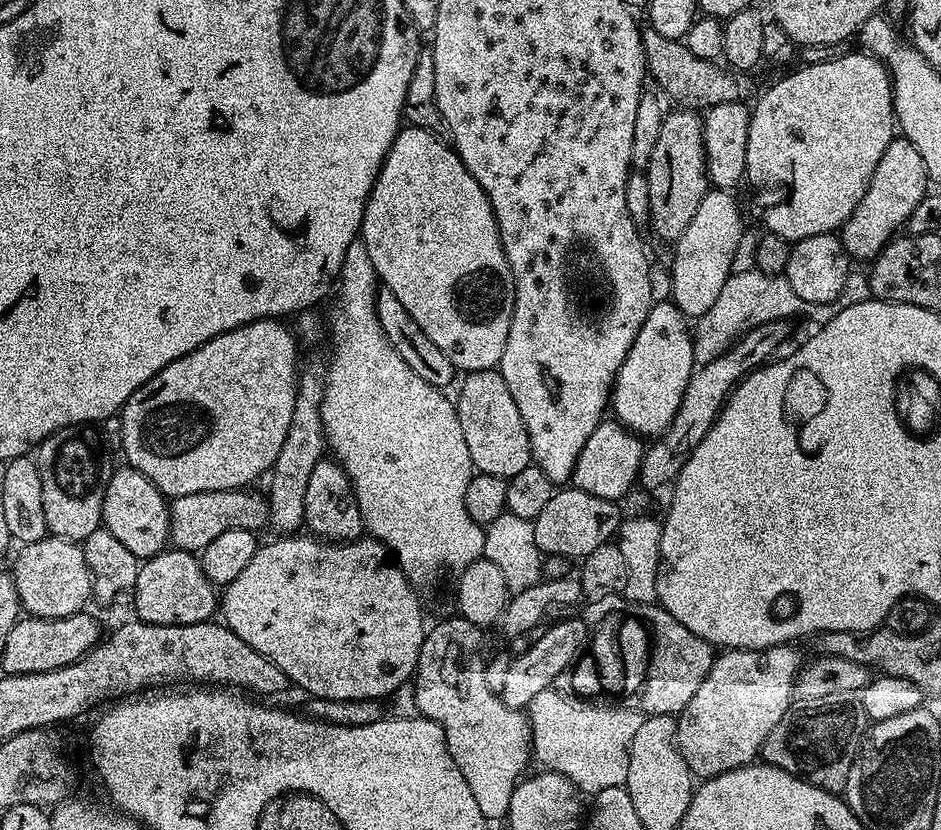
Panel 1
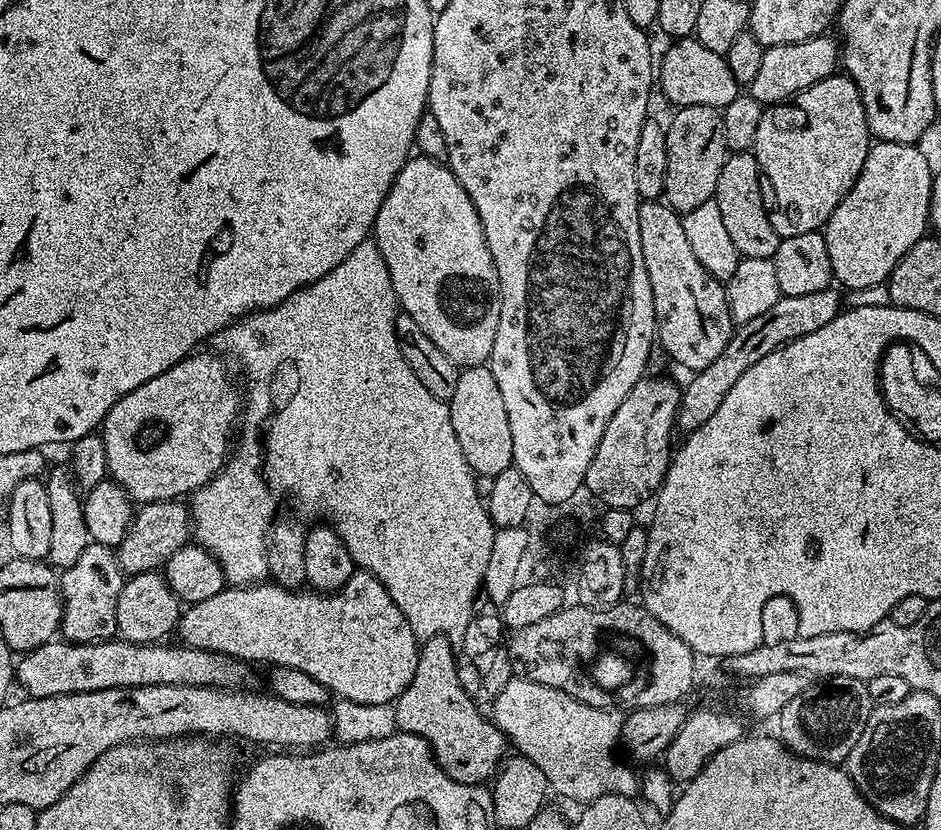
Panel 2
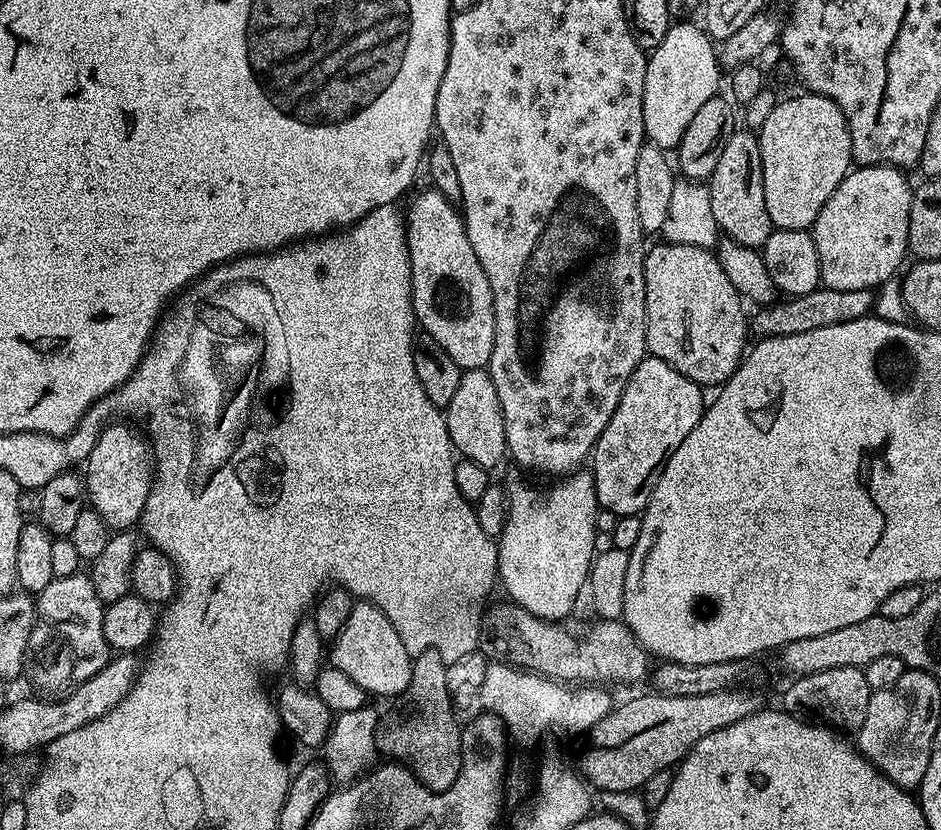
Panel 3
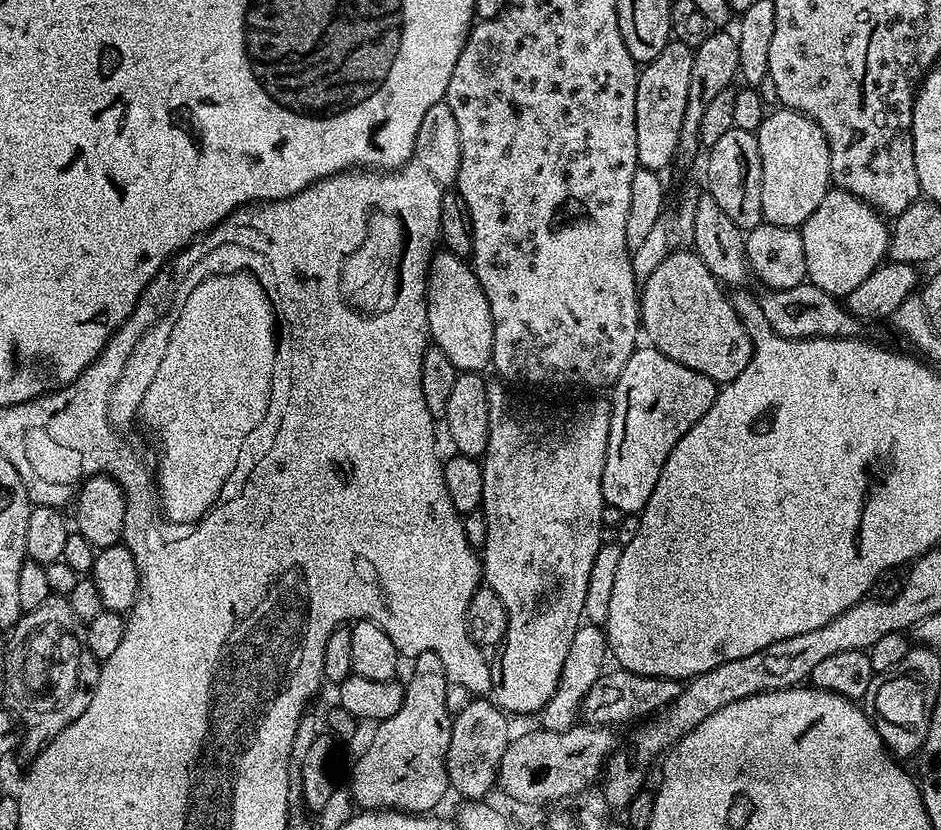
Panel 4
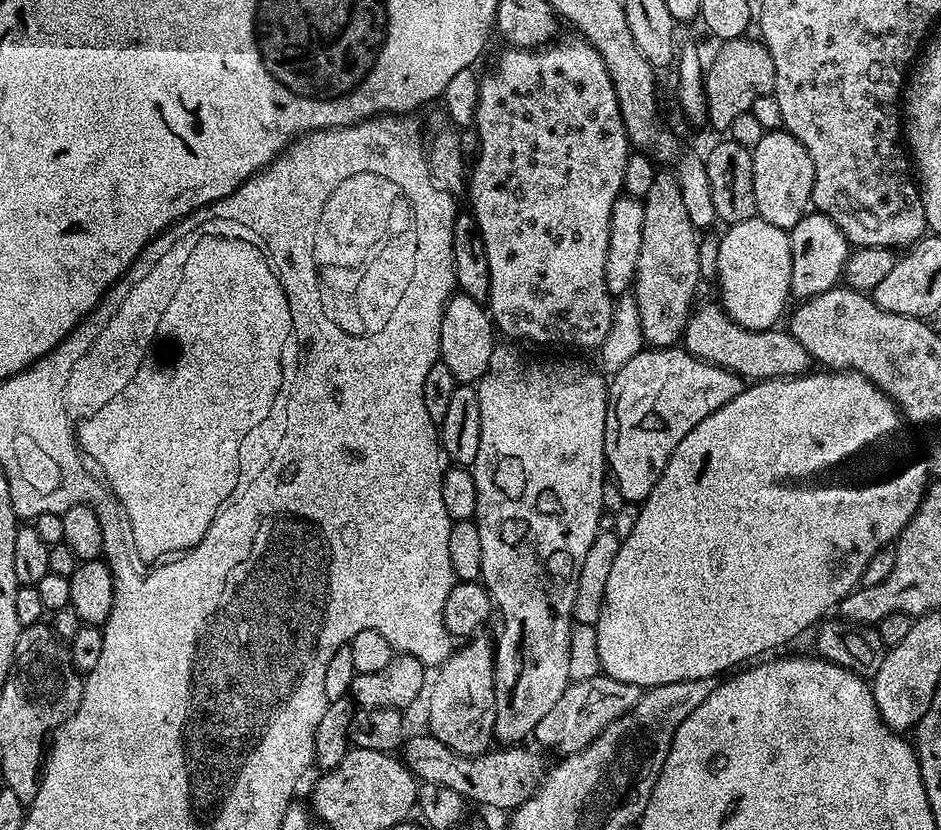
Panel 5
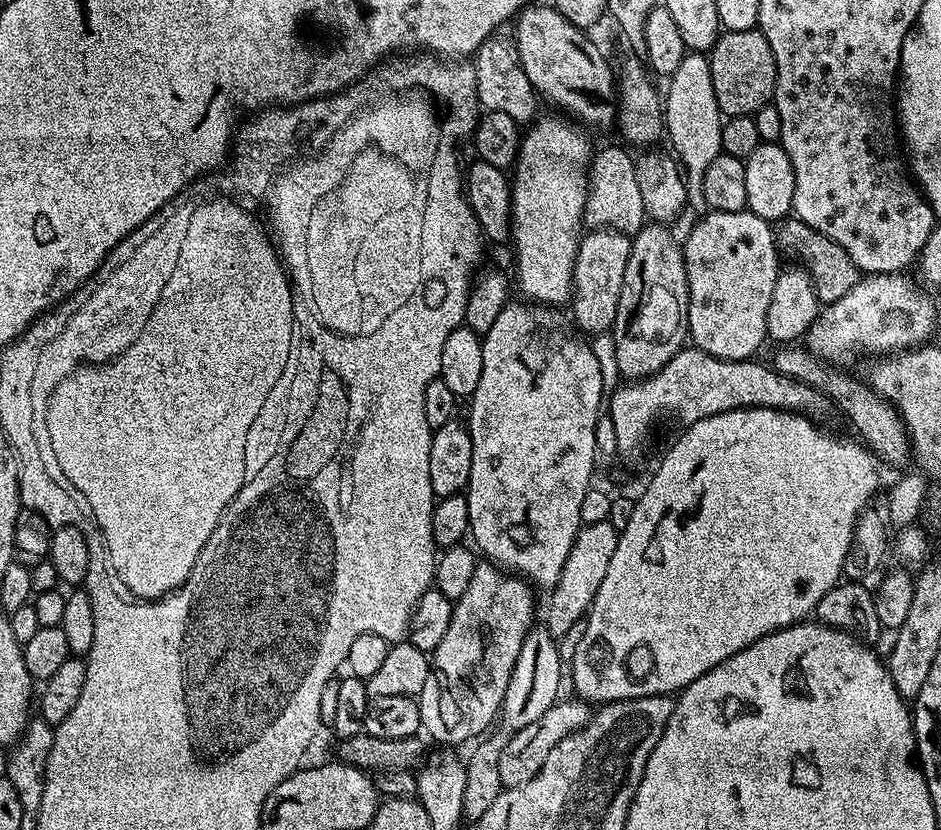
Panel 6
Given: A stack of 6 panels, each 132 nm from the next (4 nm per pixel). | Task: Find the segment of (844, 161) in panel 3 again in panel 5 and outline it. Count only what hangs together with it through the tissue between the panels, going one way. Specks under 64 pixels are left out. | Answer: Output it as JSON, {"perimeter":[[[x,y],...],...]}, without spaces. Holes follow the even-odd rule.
{"perimeter":[[[783,130],[765,132],[762,142],[751,150],[756,215],[770,222],[770,226],[789,230],[809,211],[814,190],[814,162],[810,162],[806,146]]]}

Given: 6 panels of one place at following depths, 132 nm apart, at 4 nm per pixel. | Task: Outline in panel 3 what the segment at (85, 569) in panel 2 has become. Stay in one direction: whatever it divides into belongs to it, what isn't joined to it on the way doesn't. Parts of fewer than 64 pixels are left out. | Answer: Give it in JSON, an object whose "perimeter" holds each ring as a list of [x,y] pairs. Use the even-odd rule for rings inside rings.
{"perimeter":[[[83,571],[72,576],[58,576],[46,586],[36,597],[36,624],[30,630],[28,655],[26,657],[26,676],[32,679],[36,688],[41,688],[44,694],[64,694],[77,688],[82,682],[94,678],[98,670],[102,670],[110,659],[110,649],[102,634],[104,621],[104,601],[96,597],[91,575]]]}

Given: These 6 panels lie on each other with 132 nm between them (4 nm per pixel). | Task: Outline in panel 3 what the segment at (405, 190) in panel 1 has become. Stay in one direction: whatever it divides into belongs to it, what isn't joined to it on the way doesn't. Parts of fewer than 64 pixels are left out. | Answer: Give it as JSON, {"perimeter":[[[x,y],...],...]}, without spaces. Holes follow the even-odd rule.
{"perimeter":[[[428,186],[406,212],[406,231],[412,275],[412,311],[416,313],[417,325],[430,334],[462,370],[487,369],[496,333],[494,294],[490,290],[490,278],[486,278],[486,270],[482,270],[482,262],[478,262],[478,254],[474,254],[474,246],[470,246],[461,209],[451,204],[437,188]]]}

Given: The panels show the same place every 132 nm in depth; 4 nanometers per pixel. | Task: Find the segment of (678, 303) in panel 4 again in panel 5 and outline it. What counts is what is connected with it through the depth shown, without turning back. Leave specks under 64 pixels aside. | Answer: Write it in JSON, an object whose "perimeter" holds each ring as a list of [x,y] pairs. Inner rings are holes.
{"perimeter":[[[716,302],[698,308],[689,315],[682,333],[682,346],[691,356],[730,370],[748,382],[803,376],[813,367],[811,354],[787,330],[768,328],[764,332],[755,332],[743,328],[733,322]]]}

